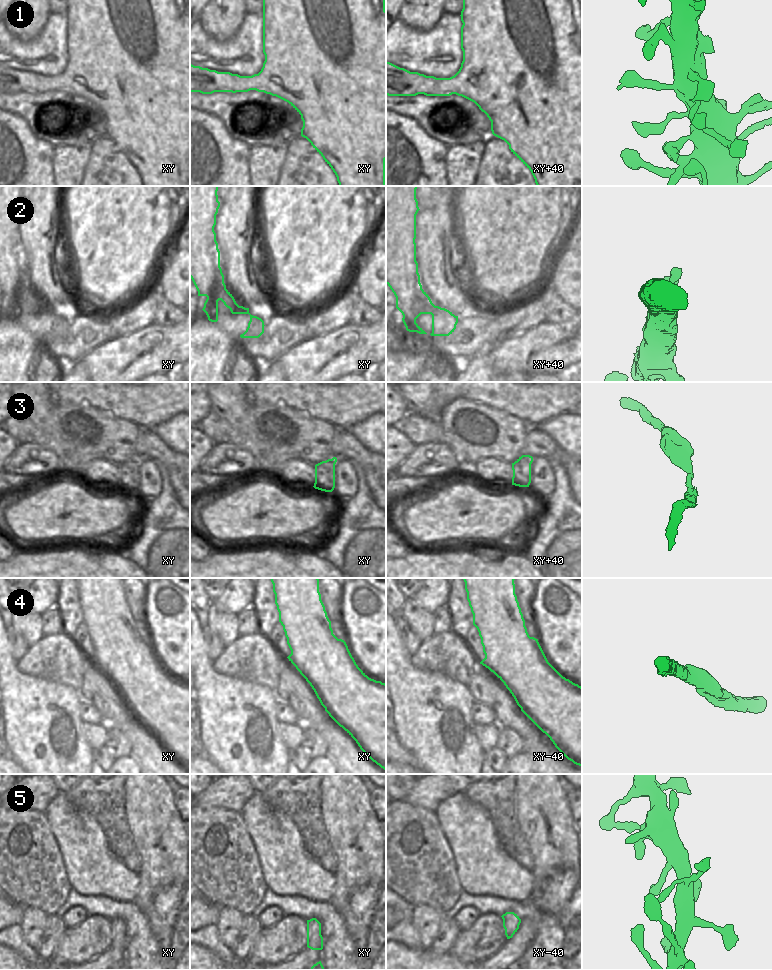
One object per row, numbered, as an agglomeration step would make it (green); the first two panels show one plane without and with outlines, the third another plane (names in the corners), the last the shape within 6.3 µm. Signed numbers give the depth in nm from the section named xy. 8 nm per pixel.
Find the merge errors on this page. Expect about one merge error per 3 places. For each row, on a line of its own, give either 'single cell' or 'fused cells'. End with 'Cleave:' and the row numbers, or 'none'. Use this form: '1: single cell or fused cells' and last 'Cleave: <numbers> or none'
1: single cell
2: single cell
3: single cell
4: fused cells
5: single cell
Cleave: 4

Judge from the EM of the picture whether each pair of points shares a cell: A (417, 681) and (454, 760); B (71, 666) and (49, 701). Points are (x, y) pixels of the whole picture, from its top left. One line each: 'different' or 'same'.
A: same
B: different

